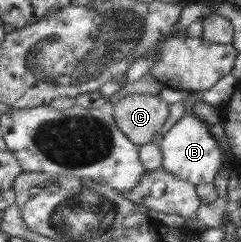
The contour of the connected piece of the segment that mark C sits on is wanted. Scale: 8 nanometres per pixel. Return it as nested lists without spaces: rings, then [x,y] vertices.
[[[129,93],[113,104],[111,111],[119,128],[137,145],[151,143],[166,125],[171,104],[158,95]]]

